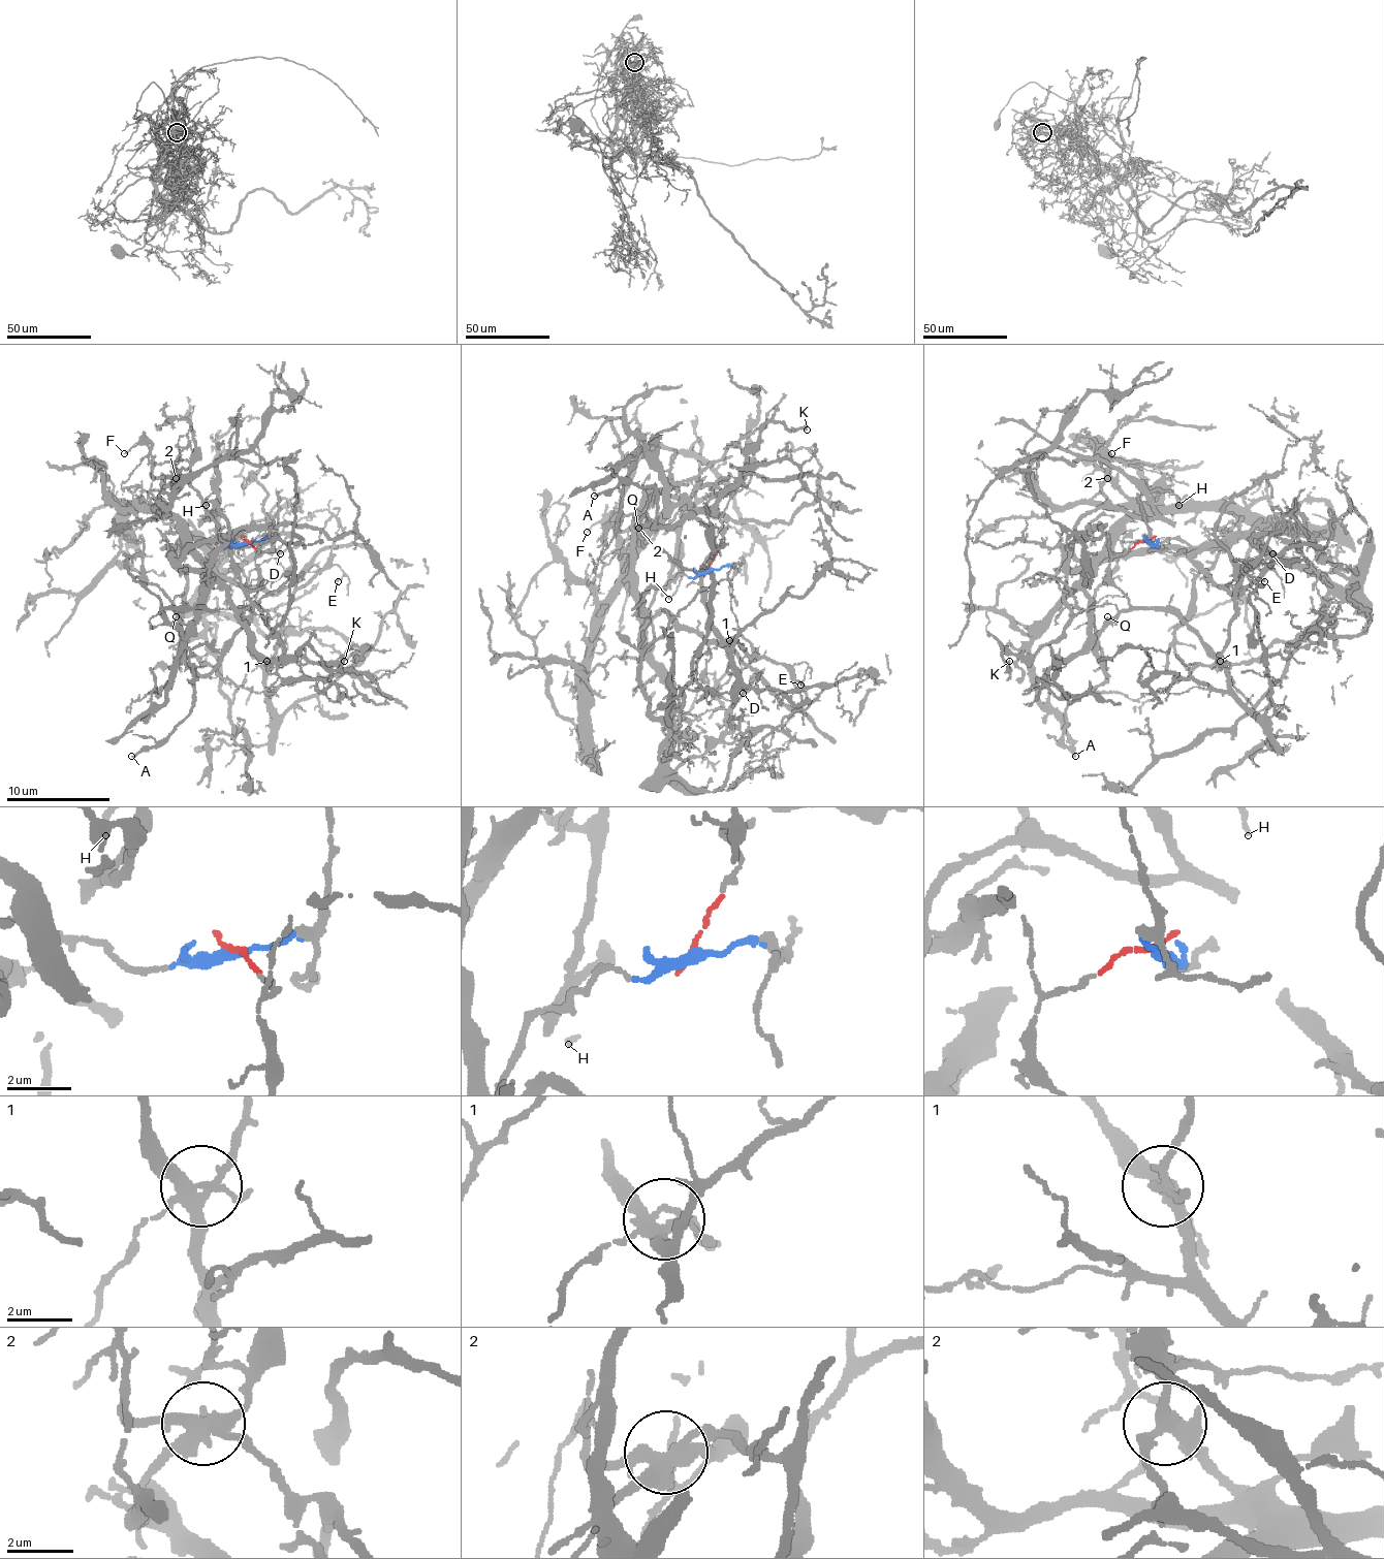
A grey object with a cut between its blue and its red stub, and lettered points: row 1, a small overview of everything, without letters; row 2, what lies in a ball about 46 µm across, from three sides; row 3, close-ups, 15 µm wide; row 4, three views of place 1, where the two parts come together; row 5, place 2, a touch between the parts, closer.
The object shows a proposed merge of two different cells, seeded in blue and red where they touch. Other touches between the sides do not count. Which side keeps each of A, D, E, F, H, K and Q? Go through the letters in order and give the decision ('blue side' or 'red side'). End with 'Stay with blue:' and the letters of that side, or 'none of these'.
A: red side
D: blue side
E: red side
F: red side
H: red side
K: red side
Q: red side
Stay with blue: D

